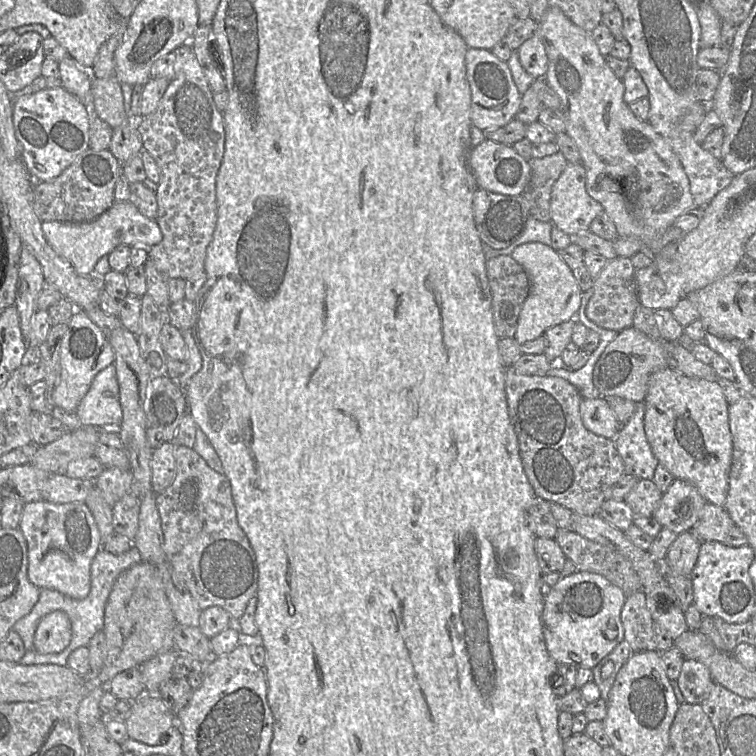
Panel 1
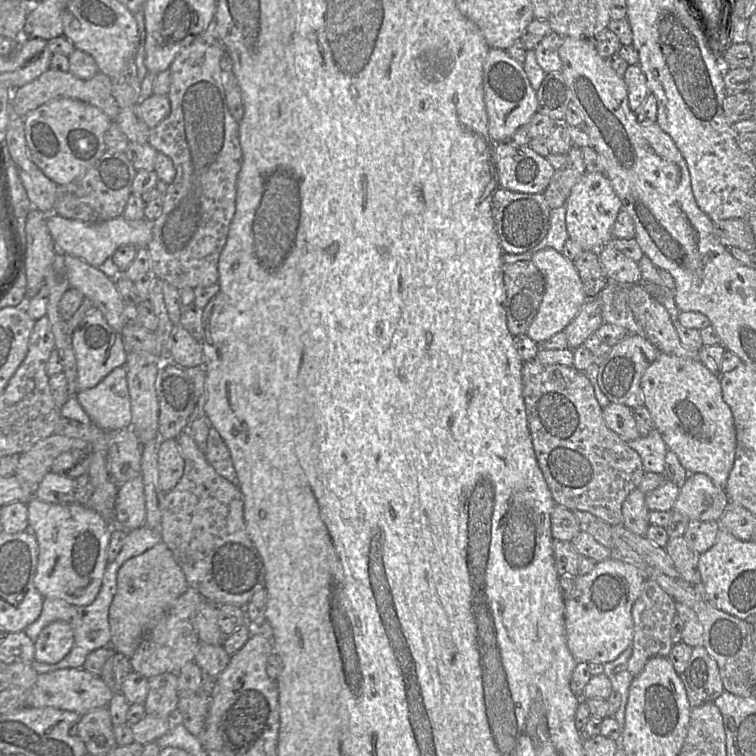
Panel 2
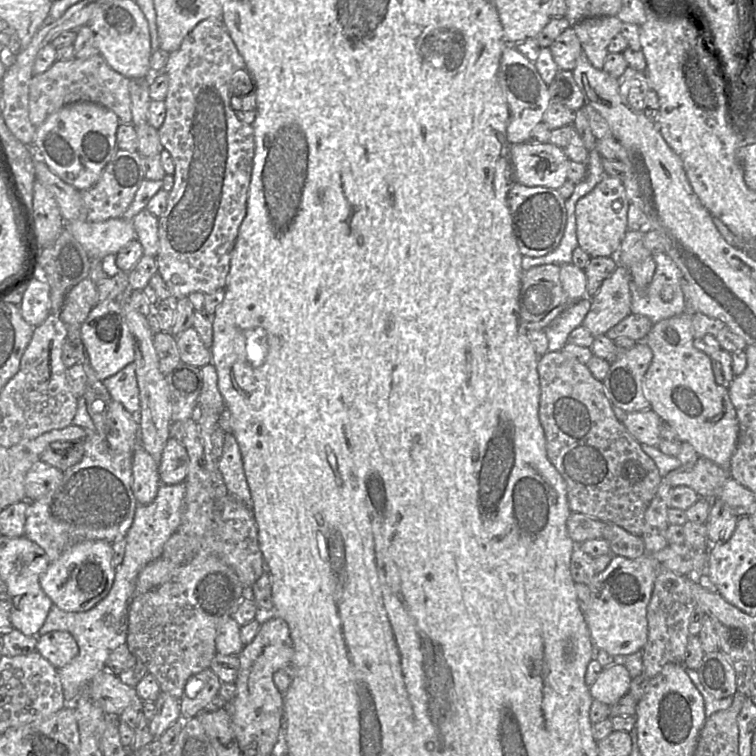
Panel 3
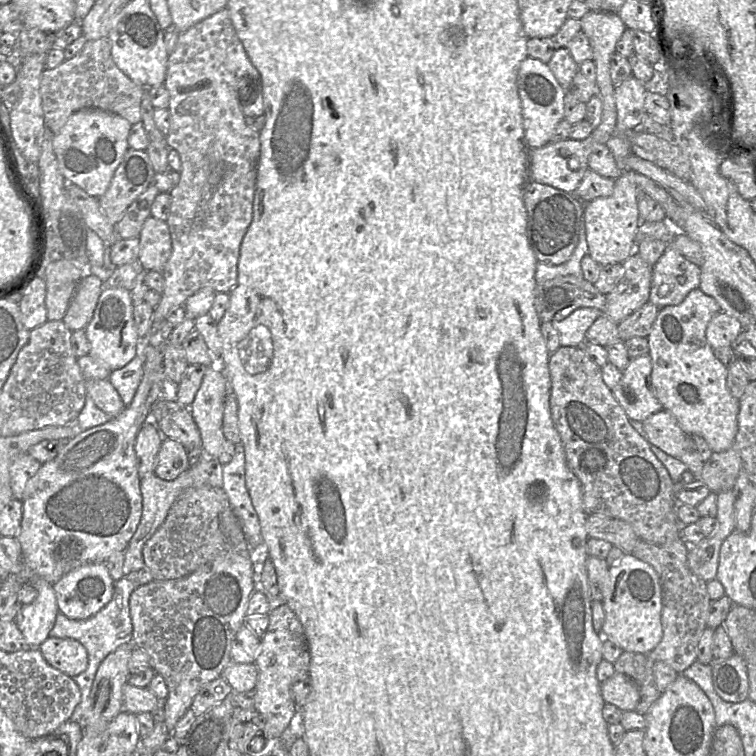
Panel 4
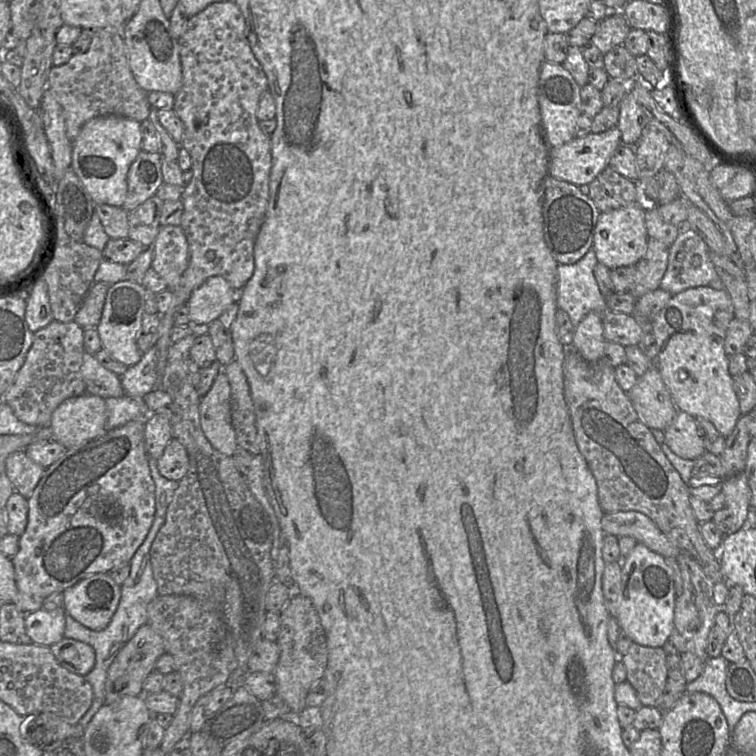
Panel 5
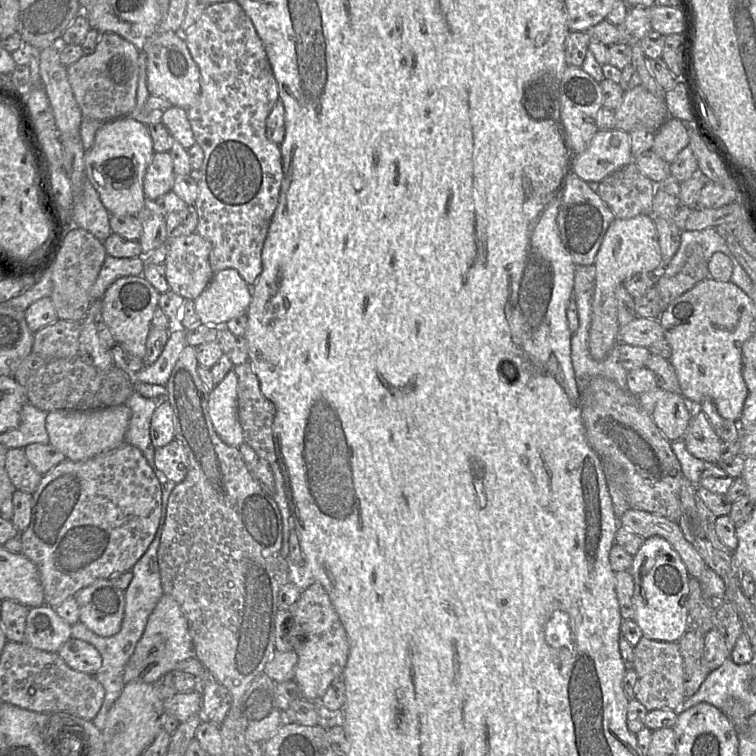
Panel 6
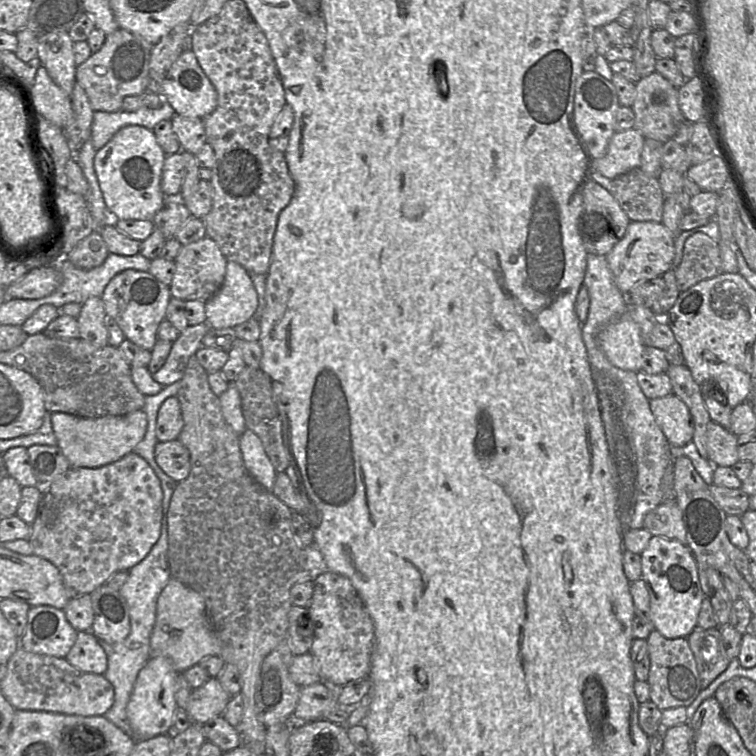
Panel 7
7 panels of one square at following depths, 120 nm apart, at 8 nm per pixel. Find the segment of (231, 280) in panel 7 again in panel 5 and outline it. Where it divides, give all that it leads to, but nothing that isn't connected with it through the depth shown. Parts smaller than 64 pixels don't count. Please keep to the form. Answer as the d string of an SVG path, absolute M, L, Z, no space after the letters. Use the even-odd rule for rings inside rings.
M212 276L195 289L187 301L190 323L205 330L210 322L219 319L221 314L237 301L238 291L233 289L222 276Z

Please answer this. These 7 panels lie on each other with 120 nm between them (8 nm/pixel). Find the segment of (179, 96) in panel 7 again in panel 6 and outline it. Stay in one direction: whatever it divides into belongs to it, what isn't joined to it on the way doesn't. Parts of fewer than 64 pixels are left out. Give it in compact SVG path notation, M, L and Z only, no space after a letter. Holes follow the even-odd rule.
M158 29L141 49L147 69L147 87L150 95L163 97L172 106L185 110L192 107L199 99L201 83L200 71L193 60L181 33Z

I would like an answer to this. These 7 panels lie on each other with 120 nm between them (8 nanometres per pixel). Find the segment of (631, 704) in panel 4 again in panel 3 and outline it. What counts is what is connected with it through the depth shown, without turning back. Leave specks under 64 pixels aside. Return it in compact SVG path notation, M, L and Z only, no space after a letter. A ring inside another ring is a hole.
M615 662L602 670L589 692L593 699L611 706L629 692L631 681L628 670Z

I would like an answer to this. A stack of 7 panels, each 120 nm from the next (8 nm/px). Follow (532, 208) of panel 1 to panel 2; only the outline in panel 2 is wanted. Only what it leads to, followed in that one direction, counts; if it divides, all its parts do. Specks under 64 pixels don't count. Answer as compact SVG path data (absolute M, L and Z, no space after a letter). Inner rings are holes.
M573 146L566 156L566 166L563 169L555 170L548 186L542 192L552 210L564 205L572 187L585 173L580 147Z

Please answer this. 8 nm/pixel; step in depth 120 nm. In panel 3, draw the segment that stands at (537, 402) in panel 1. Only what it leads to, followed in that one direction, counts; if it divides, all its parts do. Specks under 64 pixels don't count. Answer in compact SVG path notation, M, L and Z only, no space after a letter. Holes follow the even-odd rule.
M547 351L540 356L537 369L540 380L539 419L545 433L547 456L566 483L571 511L615 524L640 537L644 532L645 512L663 481L655 462L616 417L604 385L592 375L586 364L562 351Z

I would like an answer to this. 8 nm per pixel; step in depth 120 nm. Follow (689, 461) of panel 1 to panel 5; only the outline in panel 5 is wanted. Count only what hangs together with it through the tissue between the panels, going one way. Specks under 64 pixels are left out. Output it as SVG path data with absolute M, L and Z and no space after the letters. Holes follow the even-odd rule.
M707 285L689 288L674 295L649 327L659 346L654 363L678 410L695 418L707 419L725 438L732 433L742 415L724 349L726 332L734 317L734 305L726 289L718 290Z

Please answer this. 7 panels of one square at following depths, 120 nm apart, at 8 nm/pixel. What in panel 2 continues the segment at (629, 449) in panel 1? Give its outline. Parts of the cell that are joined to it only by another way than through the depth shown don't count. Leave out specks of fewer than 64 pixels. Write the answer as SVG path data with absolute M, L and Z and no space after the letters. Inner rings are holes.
M652 430L647 436L627 441L641 457L645 472L663 474L665 458L669 451L658 430Z

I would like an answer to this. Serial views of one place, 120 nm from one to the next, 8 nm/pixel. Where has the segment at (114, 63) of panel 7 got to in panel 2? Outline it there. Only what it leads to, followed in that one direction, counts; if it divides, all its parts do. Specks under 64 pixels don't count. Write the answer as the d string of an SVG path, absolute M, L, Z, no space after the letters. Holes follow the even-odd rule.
M51 68L33 81L13 90L12 106L13 110L20 115L20 117L25 117L28 113L37 109L39 106L52 99L60 97L80 100L93 105L108 115L113 122L119 113L120 107L112 94L111 78L107 75L98 72L89 80L81 80L73 76L70 72L61 72Z

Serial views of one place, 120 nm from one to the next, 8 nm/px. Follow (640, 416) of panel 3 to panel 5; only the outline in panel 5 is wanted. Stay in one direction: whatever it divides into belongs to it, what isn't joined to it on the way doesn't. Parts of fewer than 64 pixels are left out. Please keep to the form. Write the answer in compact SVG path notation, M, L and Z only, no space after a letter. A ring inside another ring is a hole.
M678 411L674 422L664 431L664 443L683 459L696 460L706 451L697 419L683 411Z

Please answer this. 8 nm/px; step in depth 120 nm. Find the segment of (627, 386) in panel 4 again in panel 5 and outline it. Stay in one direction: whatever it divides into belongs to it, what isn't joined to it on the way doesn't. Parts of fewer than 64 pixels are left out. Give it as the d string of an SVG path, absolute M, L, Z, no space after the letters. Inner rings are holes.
M654 363L627 392L639 419L650 429L665 431L675 420L676 407Z

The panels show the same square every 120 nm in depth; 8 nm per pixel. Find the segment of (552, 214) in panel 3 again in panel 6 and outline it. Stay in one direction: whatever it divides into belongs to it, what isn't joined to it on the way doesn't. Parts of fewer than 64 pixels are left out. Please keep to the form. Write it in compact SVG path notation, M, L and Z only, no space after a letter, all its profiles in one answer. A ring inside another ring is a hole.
M571 172L566 176L556 222L562 243L575 265L594 263L604 235L614 219L613 212L586 181Z

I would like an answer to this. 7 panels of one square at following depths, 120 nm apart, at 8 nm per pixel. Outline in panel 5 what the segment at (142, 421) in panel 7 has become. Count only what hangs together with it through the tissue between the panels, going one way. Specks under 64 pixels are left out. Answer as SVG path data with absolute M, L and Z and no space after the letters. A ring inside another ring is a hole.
M85 393L62 402L53 412L48 428L52 441L69 449L103 435L106 420L105 399Z

